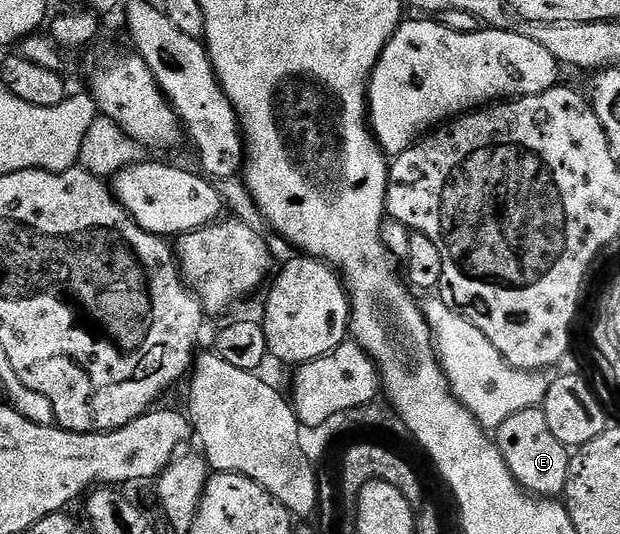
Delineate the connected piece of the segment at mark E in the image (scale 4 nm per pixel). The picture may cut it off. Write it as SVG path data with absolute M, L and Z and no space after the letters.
M537 407L518 411L506 419L494 431L494 444L500 450L510 475L514 475L517 485L537 497L556 499L563 494L568 478L568 458L570 450L550 431L543 408Z

